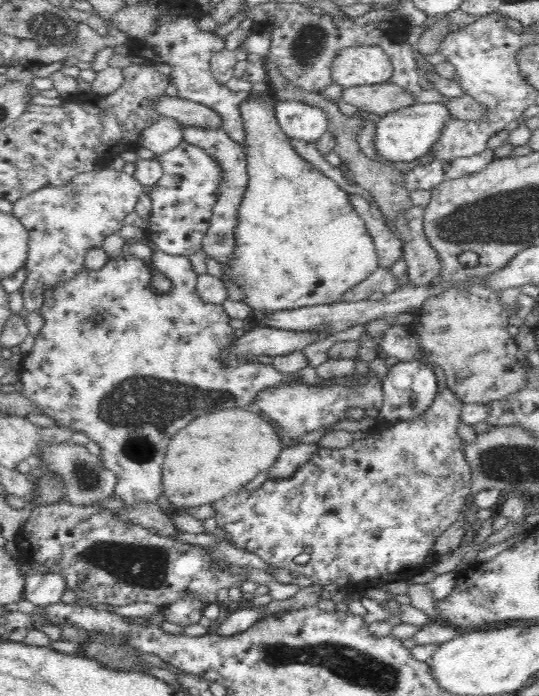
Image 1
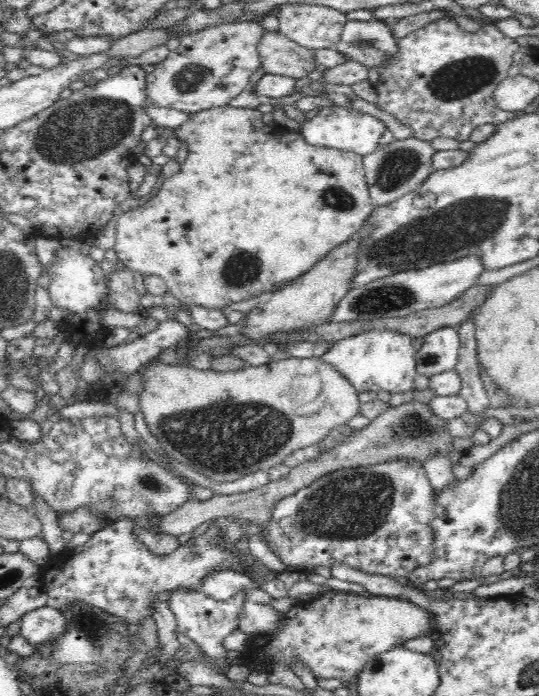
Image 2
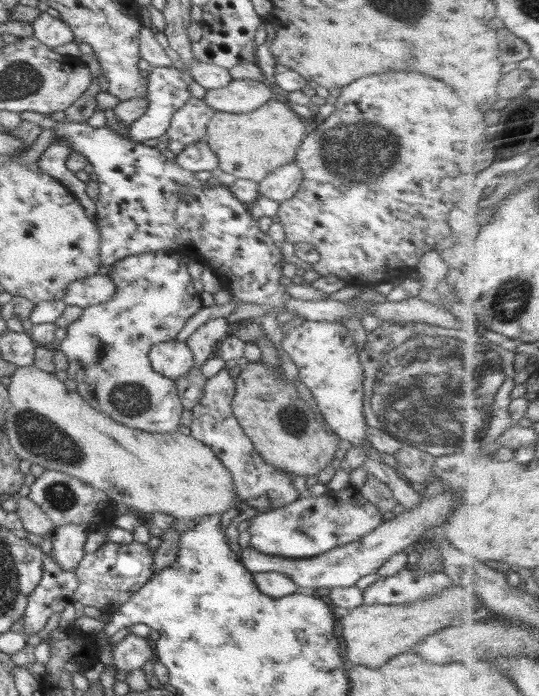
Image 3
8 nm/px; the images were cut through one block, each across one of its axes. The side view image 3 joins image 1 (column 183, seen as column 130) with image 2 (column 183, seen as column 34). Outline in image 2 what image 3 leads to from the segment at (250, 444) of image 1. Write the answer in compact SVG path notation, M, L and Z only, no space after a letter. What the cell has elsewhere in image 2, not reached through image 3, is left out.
M294 358L283 359L278 361L272 361L266 365L254 366L249 365L244 369L216 372L210 368L208 370L200 370L186 366L172 366L171 364L162 364L161 362L149 361L144 364L138 373L142 375L144 391L139 396L139 409L144 413L144 419L146 425L152 433L152 436L156 436L160 448L179 463L182 463L200 474L205 474L211 480L219 482L232 482L232 480L238 480L238 478L244 478L246 474L252 474L252 472L258 472L258 470L268 471L269 468L283 464L287 456L290 456L297 450L318 445L322 439L326 438L334 428L341 425L347 425L347 423L354 418L360 412L360 400L358 398L359 393L354 389L352 383L348 381L348 378L344 378L333 366L330 366L327 362L320 360L319 358Z

